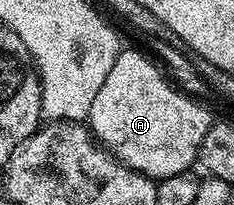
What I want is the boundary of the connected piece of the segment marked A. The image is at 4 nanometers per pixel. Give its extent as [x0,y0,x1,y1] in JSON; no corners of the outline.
[86,48,213,180]

